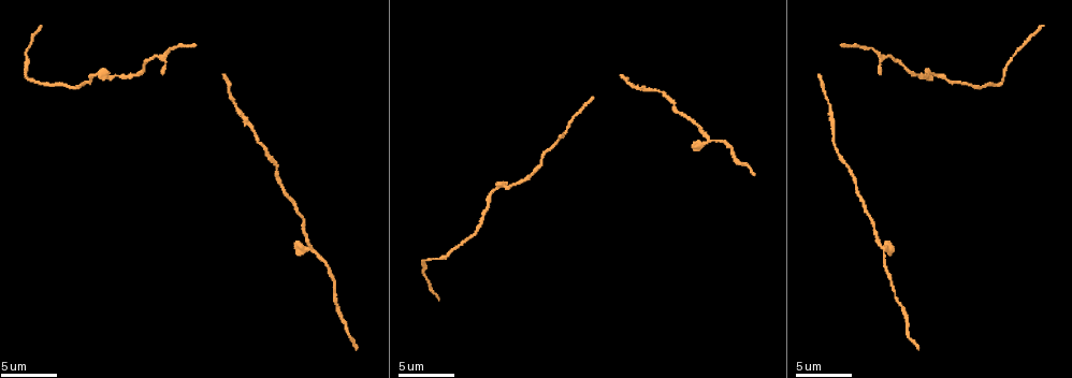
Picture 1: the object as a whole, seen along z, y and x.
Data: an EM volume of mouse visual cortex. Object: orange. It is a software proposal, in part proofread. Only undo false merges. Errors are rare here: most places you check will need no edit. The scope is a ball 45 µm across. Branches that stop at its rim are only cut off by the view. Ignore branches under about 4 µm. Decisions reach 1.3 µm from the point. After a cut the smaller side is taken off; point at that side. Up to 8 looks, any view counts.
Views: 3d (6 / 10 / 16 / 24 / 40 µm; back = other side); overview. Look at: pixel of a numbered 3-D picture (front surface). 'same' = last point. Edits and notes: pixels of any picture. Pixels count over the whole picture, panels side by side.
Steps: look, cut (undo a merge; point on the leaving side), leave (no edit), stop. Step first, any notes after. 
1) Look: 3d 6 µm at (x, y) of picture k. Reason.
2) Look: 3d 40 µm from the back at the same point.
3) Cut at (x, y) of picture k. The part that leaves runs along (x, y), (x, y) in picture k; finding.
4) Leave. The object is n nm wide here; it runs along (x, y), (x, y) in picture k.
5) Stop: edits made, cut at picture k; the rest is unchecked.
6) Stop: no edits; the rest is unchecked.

Look: 3d 16 µm at (1001, 84) of picture 1. Calibre changes.

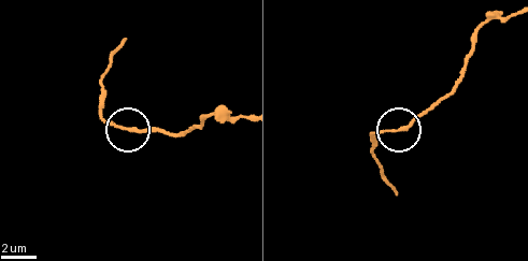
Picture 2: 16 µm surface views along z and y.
Look: 3d 6 µm at (134, 129) of picture 2.

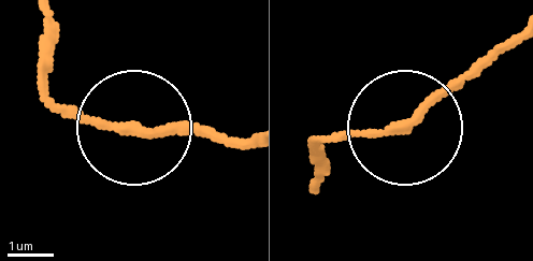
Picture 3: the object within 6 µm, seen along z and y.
Leave. The object is 200 nm wide here; it runs along (521, 26), (406, 127), (314, 142) in picture 3; one cell here.

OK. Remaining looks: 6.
Look: 3d 16 µm at (92, 77) of picture 1. Thick turns thin.

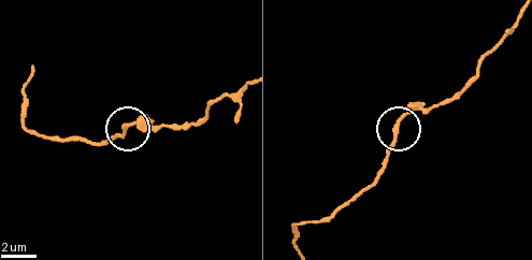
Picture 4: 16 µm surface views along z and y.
Look: 3d 16 µm from the back at (125, 127) of picture 4.

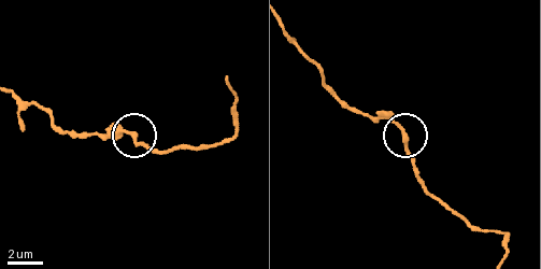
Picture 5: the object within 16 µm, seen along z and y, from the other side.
Leave. All the same cell.

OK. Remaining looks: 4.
Look: 3d 6 µm at (310, 247) of picture 1. Three arms meet.

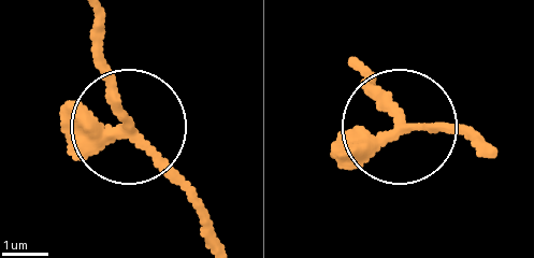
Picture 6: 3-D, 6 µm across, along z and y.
Leave. 3 arms meet here; it runs along (366, 80), (401, 126), (481, 137) in picture 6; continuous, no second cell.

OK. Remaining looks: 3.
Look: 3d 10 µm at (541, 165) of picture 1. Sudden change in width.

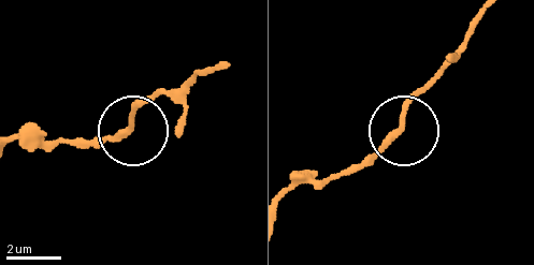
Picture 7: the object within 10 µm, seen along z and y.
Leave. The object is 200 nm wide here; continuous, no second cell.

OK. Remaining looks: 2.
Stop: no edits; the rest is unchecked.

